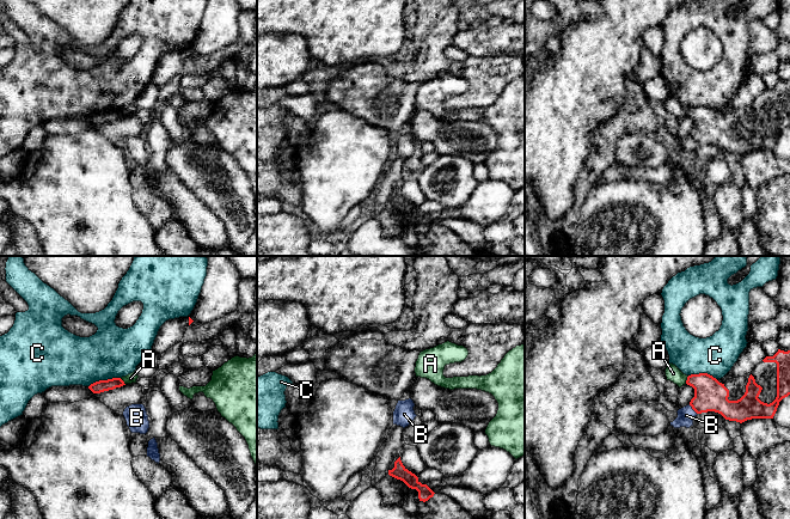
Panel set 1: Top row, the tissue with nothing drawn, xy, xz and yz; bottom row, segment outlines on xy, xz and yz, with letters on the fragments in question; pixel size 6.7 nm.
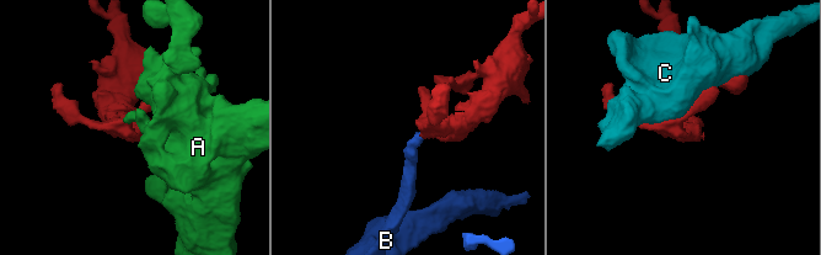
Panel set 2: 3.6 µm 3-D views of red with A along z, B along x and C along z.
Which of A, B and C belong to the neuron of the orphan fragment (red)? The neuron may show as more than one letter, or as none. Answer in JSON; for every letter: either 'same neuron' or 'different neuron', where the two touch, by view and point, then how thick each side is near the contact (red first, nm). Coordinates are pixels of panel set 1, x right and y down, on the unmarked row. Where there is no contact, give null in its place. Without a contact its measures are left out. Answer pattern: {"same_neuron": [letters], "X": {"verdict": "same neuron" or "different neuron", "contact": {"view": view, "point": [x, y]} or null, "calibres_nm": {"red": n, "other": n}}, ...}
{"same_neuron": ["B"], "A": {"verdict": "different neuron", "contact": {"view": "yz", "point": [687, 111]}, "calibres_nm": {"red": 220, "other": 100}}, "B": {"verdict": "same neuron", "contact": {"view": "yz", "point": [692, 140]}, "calibres_nm": {"red": 220, "other": 120}}, "C": {"verdict": "different neuron", "contact": {"view": "xy", "point": [104, 113]}, "calibres_nm": {"red": 80, "other": 340}}}

